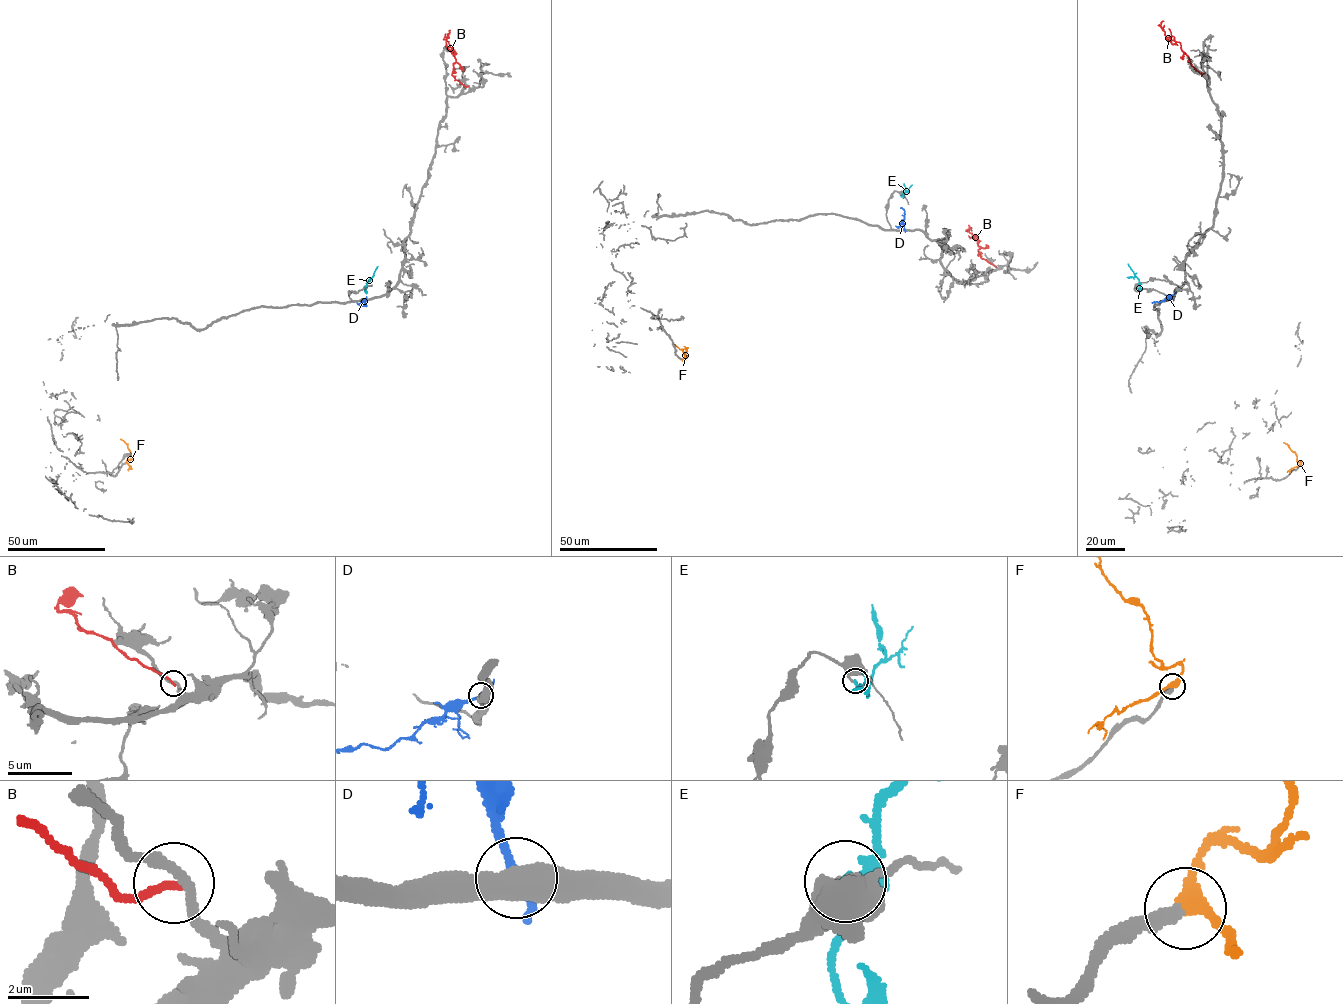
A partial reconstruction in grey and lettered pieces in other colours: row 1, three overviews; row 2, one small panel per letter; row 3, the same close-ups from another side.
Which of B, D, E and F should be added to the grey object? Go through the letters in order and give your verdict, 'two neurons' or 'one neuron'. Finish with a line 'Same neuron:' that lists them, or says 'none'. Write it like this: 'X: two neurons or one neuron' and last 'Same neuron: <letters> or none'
B: two neurons
D: two neurons
E: two neurons
F: one neuron
Same neuron: F

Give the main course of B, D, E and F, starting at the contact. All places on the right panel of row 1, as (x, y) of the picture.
B: (1204, 73), (1190, 63), (1179, 42), (1172, 44), (1167, 39), (1161, 26), (1163, 21)
D: (1174, 294), (1153, 303)
E: (1138, 283), (1127, 264)
F: (1300, 465), (1296, 454), (1283, 442)

